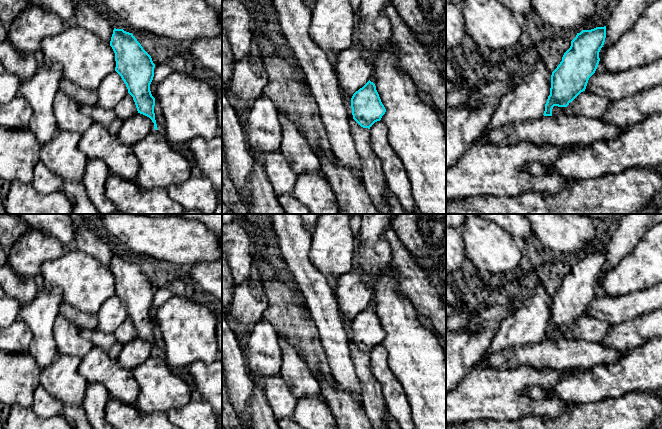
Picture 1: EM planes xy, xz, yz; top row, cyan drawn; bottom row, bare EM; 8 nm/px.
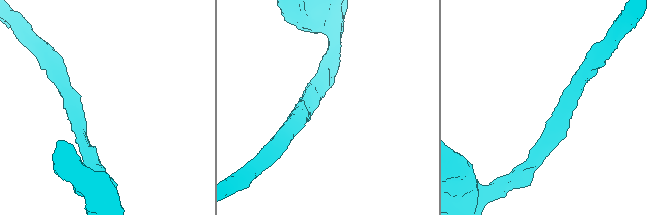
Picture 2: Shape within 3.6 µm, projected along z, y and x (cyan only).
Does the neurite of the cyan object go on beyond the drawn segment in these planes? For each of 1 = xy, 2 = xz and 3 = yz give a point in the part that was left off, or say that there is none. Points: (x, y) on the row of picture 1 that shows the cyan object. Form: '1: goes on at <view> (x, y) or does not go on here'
1: does not go on here
2: does not go on here
3: does not go on here

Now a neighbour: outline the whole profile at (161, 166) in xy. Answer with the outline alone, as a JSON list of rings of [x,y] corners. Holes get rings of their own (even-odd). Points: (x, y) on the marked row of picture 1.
[[[160,130],[150,132],[132,149],[140,163],[134,182],[141,189],[167,189],[187,181],[195,174],[191,162],[172,148]]]

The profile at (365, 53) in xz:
[[[359,9],[355,11],[355,17],[356,17],[356,26],[354,30],[354,36],[353,36],[353,44],[355,47],[357,47],[361,51],[361,56],[366,59],[369,63],[371,63],[374,66],[375,59],[377,55],[367,49],[360,40],[360,25],[361,25],[361,16]]]

